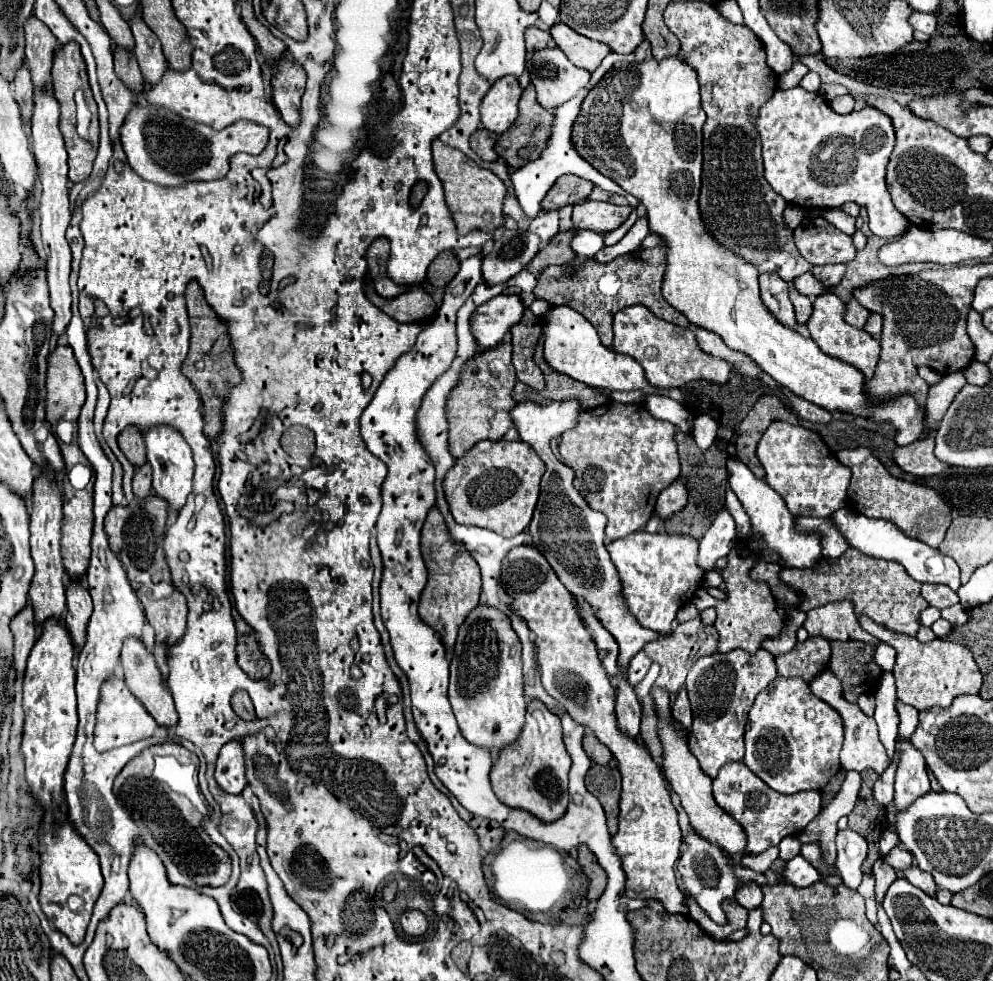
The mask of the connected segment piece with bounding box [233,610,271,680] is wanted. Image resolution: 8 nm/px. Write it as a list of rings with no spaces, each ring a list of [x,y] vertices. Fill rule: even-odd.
[[[233,610],[235,626],[237,626],[237,660],[239,666],[253,678],[253,680],[263,680],[269,676],[271,666],[265,658],[265,654],[259,650],[259,642],[255,638],[253,628]]]

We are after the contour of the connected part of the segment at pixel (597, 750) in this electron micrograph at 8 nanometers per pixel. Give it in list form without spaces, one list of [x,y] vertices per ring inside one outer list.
[[[591,732],[585,734],[585,738],[583,738],[583,748],[585,748],[587,756],[589,756],[595,764],[609,764],[611,758],[613,758],[613,754],[609,752],[609,748],[607,748],[605,744],[601,744]]]

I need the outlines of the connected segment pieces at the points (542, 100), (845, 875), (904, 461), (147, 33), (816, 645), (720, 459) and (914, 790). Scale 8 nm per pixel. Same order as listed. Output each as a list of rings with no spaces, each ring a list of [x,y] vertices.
[[[543,48],[529,54],[527,70],[537,90],[537,102],[547,110],[571,100],[591,80],[591,74],[573,66],[559,48]]]
[[[837,832],[837,872],[843,884],[857,888],[861,884],[861,864],[867,858],[867,842],[857,832]]]
[[[933,436],[917,440],[909,446],[903,448],[895,448],[893,452],[893,460],[897,462],[897,466],[913,476],[921,476],[921,478],[929,478],[929,476],[939,476],[943,474],[949,466],[941,460],[937,460],[937,456],[933,454],[935,448],[935,440]]]
[[[133,16],[133,22],[129,22],[129,24],[131,24],[133,36],[135,36],[133,54],[139,62],[141,74],[151,86],[155,86],[155,82],[159,82],[163,78],[165,70],[169,68],[167,60],[163,56],[163,50],[161,50],[161,42],[153,34],[153,30],[141,20],[141,16]]]
[[[809,636],[803,644],[797,644],[789,654],[777,656],[777,670],[783,678],[801,678],[807,684],[827,670],[831,648],[825,638]]]
[[[675,428],[675,440],[679,446],[679,458],[681,458],[681,480],[687,486],[687,504],[681,508],[679,514],[665,520],[665,530],[671,534],[693,534],[695,538],[703,538],[705,530],[711,526],[715,514],[721,510],[725,502],[725,486],[727,486],[727,452],[725,448],[719,448],[717,444],[711,444],[709,450],[701,450],[693,434],[681,432],[681,428]]]
[[[897,742],[897,748],[901,750],[901,762],[895,778],[893,806],[897,812],[901,812],[905,806],[911,806],[913,800],[929,792],[929,776],[923,756],[911,742]]]

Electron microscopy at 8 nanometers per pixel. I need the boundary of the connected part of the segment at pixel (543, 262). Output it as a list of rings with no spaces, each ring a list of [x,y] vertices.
[[[575,228],[559,232],[547,246],[543,246],[537,252],[537,258],[533,258],[533,262],[529,262],[527,270],[541,272],[543,268],[547,268],[551,264],[569,264],[569,262],[573,262],[577,258],[577,254],[573,254],[571,240],[573,240],[573,234],[577,234],[577,232],[579,230],[575,230]]]

